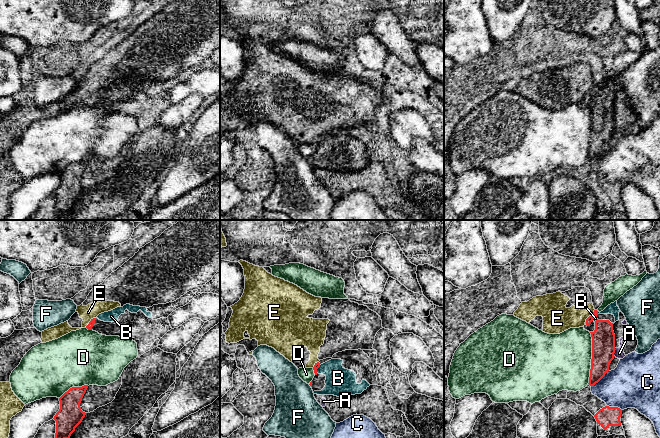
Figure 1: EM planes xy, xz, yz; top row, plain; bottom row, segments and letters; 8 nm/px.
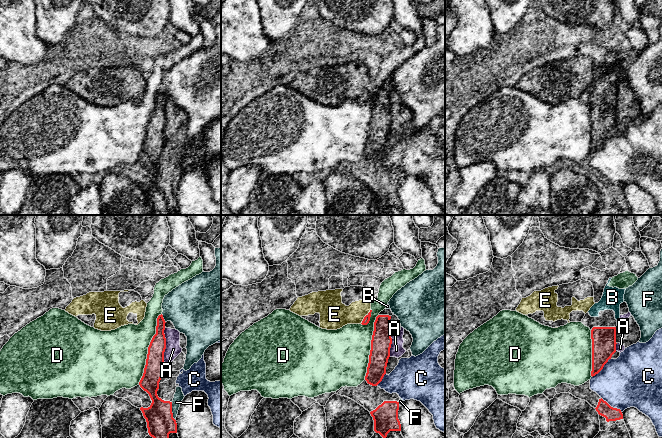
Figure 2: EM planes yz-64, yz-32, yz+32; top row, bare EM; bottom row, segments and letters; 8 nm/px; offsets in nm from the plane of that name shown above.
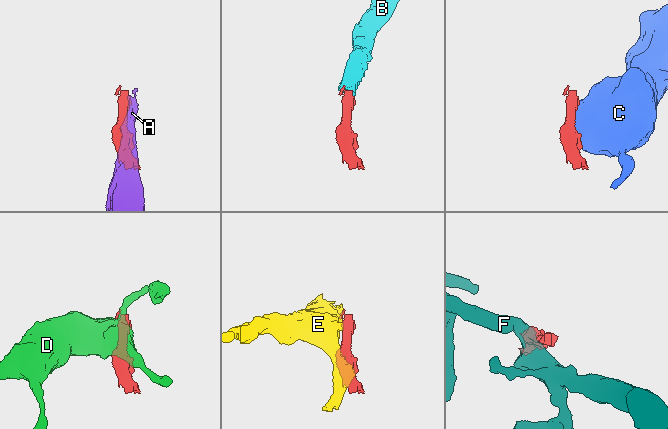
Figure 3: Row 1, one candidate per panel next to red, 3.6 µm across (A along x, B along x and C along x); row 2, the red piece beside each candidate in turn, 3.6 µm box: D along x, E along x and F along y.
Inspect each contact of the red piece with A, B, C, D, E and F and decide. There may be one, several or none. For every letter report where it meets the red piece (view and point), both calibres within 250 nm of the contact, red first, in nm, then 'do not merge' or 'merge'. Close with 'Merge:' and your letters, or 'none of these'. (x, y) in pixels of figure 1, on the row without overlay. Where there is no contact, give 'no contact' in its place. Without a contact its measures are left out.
A: yz (614, 128) | 190/80 nm | do not merge
B: yz (597, 88) | 50/90 nm | merge
C: yz (600, 155) | 190/360 nm | do not merge
D: yz (592, 134) | 190/460 nm | do not merge
E: yz (591, 91) | 50/200 nm | do not merge
F: xz (310, 161) | 20/380 nm | do not merge
Merge: B

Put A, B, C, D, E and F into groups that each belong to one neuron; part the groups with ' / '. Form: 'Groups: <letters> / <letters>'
Groups: A / B / C D / E / F

